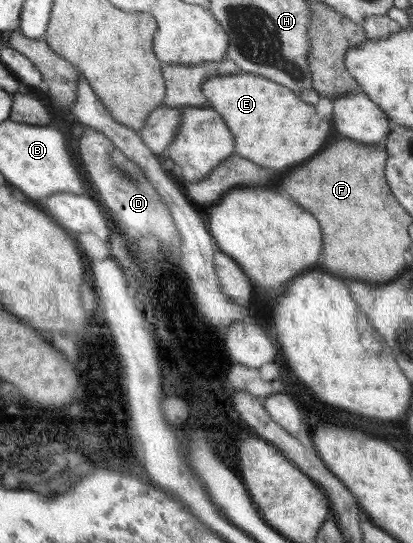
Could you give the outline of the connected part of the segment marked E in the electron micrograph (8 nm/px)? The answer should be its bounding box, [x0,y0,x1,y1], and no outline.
[201,73,331,169]

